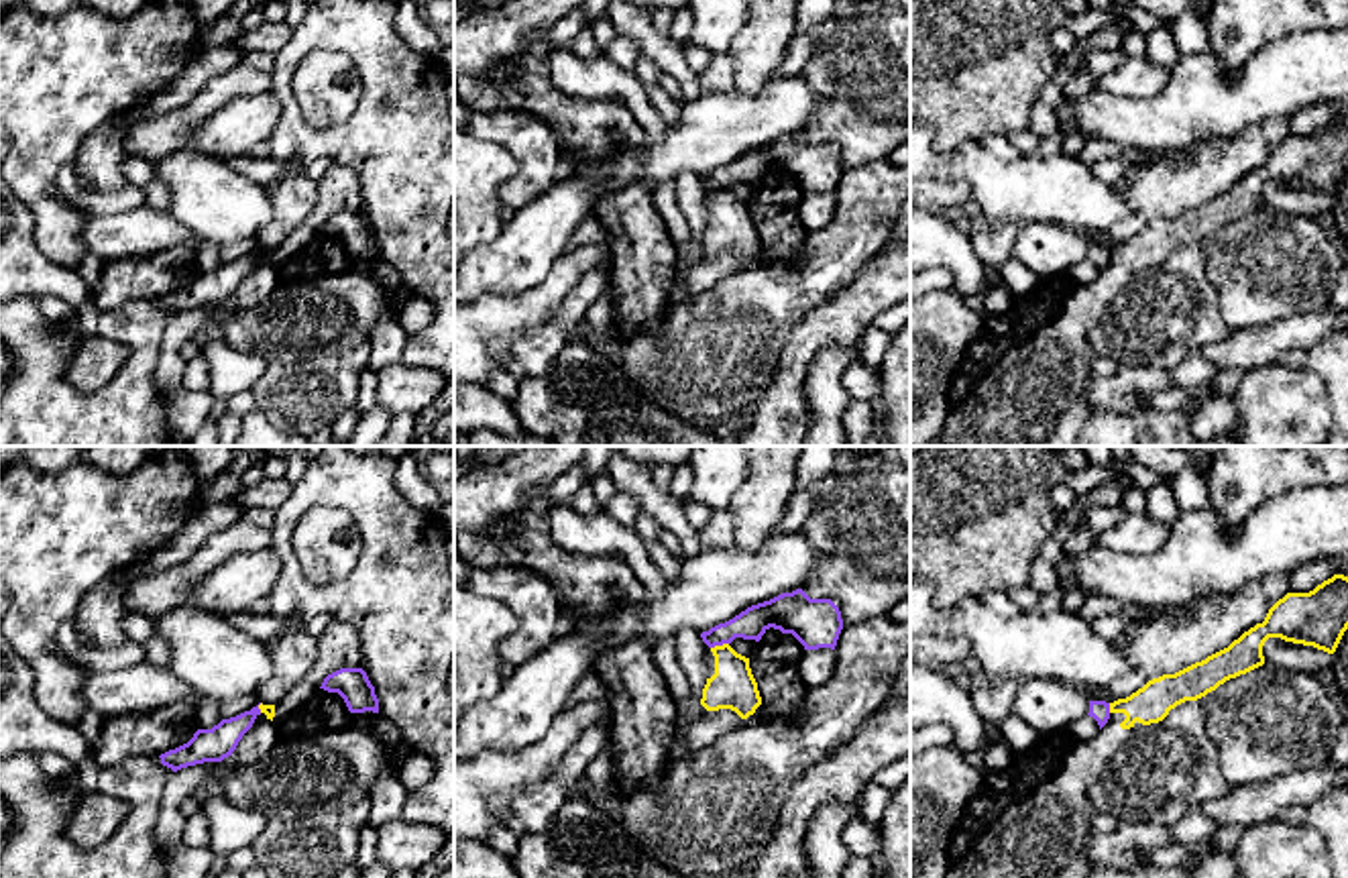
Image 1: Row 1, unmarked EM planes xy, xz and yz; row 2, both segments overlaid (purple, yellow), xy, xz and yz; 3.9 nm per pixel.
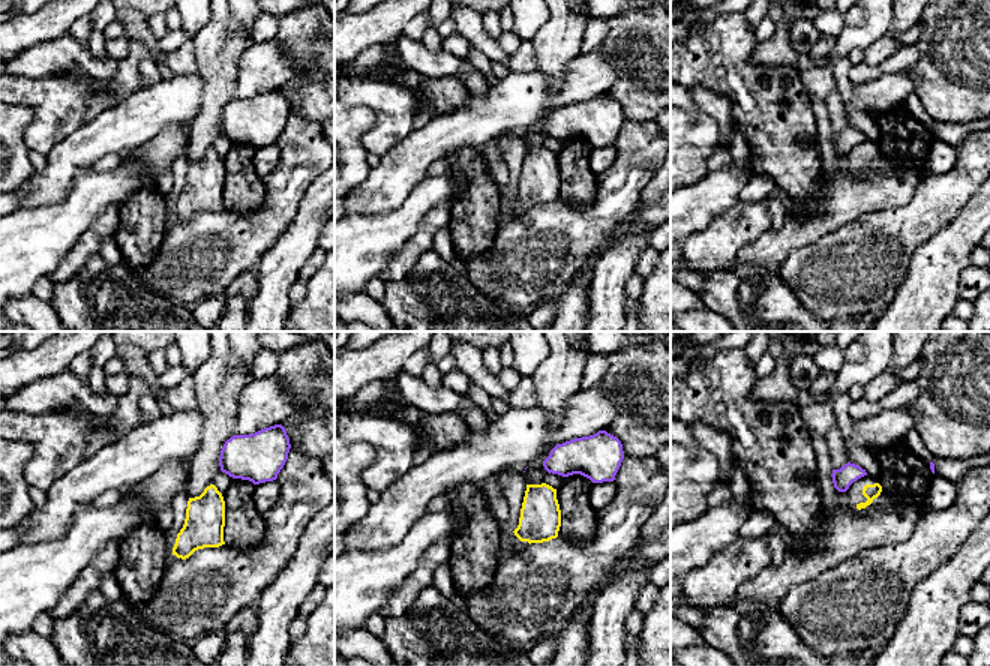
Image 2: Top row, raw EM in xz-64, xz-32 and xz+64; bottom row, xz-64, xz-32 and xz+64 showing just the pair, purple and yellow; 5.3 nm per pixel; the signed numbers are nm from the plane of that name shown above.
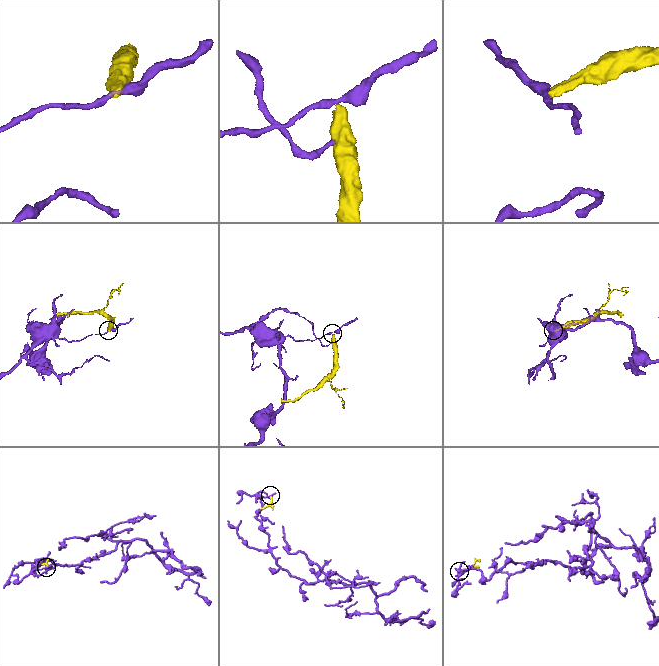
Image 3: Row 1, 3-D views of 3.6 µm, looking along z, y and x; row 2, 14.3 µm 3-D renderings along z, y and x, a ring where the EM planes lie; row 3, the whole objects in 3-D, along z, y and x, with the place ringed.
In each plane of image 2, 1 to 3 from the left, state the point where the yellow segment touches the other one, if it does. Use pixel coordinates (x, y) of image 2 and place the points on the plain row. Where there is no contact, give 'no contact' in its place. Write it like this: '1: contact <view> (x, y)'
1: no contact
2: no contact
3: no contact

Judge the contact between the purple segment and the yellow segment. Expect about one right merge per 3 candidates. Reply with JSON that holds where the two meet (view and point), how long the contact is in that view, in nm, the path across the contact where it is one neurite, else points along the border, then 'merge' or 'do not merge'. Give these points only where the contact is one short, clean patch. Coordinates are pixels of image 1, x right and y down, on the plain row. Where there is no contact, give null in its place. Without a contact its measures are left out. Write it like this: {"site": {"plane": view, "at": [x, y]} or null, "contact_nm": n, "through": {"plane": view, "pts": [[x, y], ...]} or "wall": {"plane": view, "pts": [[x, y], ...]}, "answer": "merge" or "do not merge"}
{"site": {"plane": "xz", "at": [719, 188]}, "contact_nm": 80, "wall": {"plane": "xz", "pts": [[727, 186], [711, 192]]}, "answer": "do not merge"}

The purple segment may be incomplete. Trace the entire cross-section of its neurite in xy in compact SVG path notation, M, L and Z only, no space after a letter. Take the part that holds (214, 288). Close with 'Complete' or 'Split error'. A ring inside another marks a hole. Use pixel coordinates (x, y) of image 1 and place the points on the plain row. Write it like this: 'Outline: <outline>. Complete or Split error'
Outline: M257 249L236 261L222 263L212 273L198 273L187 287L161 297L161 308L177 316L204 306L222 306L232 299L238 285L252 271L259 259L261 253Z. Complete

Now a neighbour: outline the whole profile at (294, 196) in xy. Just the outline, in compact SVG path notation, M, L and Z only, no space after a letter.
M291 167L273 187L273 220L259 234L259 246L279 249L289 234L312 214L318 200L318 181L299 167Z

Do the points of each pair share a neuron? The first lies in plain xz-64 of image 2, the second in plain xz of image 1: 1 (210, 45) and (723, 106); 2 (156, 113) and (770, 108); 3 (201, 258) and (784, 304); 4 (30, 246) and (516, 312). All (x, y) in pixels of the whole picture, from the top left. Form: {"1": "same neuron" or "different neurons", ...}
{"1": "different neurons", "2": "same neuron", "3": "same neuron", "4": "same neuron"}

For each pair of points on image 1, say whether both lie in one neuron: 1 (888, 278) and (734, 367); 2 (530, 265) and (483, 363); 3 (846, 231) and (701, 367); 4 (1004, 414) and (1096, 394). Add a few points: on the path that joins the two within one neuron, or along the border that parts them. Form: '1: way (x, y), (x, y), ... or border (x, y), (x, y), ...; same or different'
1: border (825, 302), (795, 328), (772, 379); different
2: border (554, 261), (528, 288), (481, 294), (475, 300); different
3: way (809, 267), (738, 331); same
4: border (1088, 373), (1078, 392); different

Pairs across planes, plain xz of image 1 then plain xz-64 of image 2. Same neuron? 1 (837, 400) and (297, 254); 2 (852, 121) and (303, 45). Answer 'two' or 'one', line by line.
1: one
2: one

